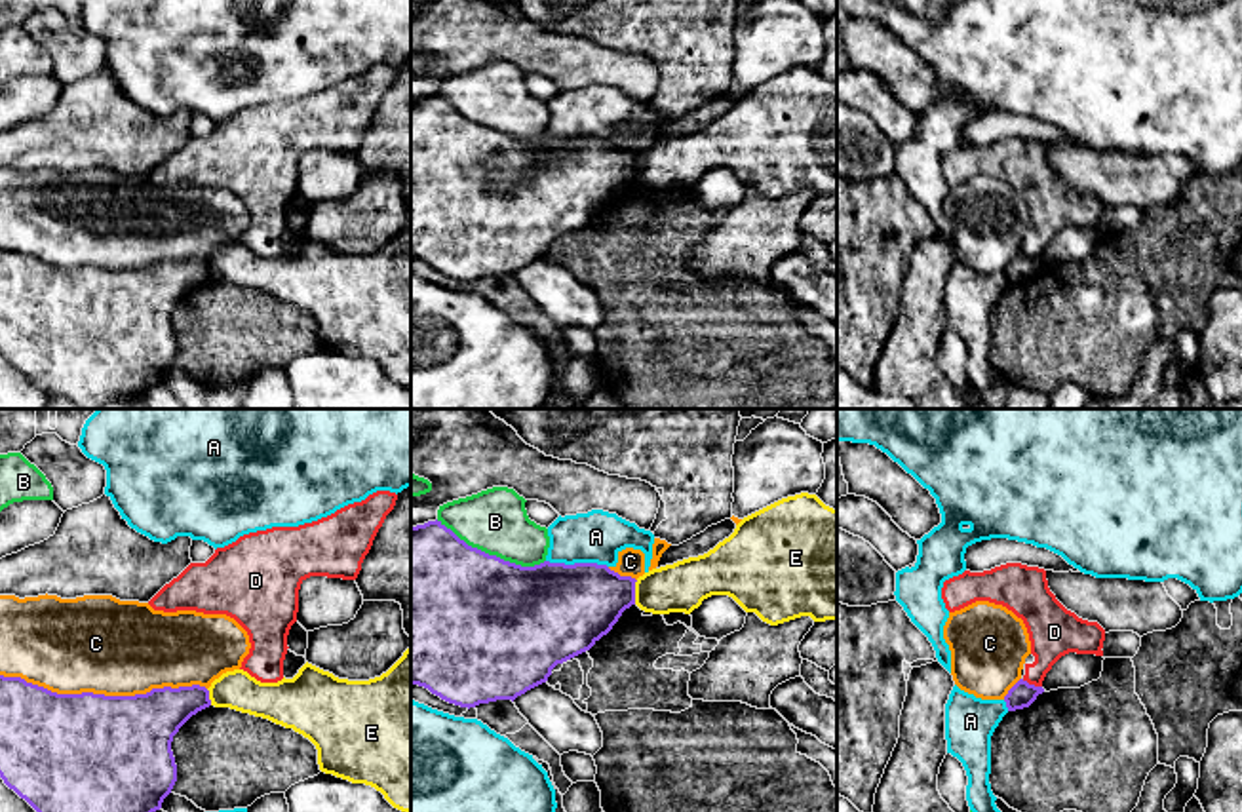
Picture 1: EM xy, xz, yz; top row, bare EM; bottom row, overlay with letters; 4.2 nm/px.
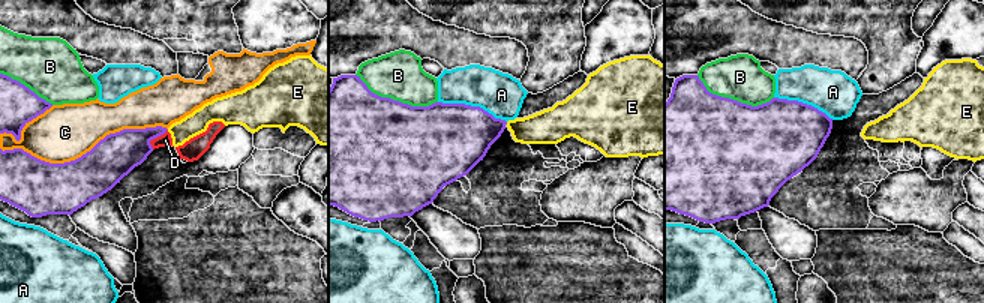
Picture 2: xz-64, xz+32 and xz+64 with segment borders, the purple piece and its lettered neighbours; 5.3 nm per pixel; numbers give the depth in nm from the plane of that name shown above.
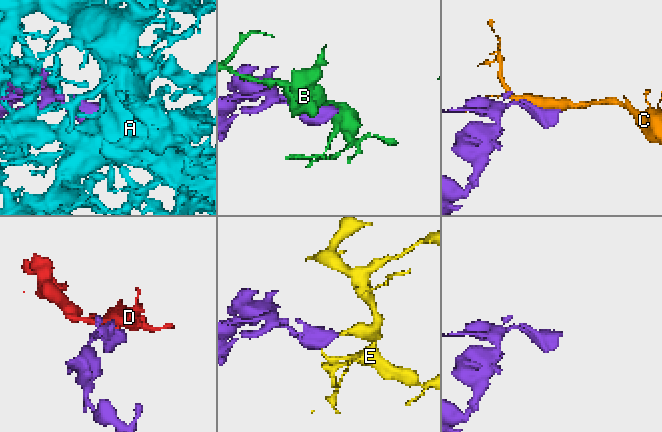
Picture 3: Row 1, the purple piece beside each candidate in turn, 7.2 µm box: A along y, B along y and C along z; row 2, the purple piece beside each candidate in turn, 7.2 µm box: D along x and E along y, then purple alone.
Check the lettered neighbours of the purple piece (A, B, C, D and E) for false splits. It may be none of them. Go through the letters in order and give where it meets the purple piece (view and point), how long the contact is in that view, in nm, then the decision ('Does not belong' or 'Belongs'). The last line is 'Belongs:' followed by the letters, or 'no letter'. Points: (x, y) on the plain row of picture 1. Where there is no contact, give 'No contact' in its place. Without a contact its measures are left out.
A: Touches purple at xz (577, 137). Shared border 260 nm. Does not belong
B: Touches purple at xz (491, 130). Shared border 500 nm. Does not belong
C: Touches purple at xy (103, 269). Shared border 850 nm. Does not belong
D: Touches purple at yz (1031, 259). Shared border 90 nm. Does not belong
E: Touches purple at xz (634, 166). Shared border 110 nm. Does not belong
Belongs: no letter

